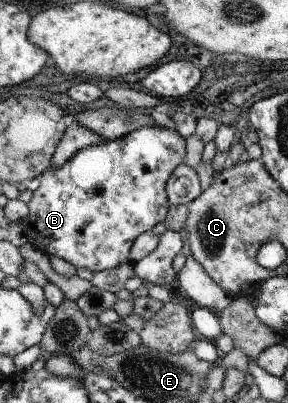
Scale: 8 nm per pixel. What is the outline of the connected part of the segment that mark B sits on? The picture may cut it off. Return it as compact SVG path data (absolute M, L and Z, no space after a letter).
M143 126L141 129L132 131L124 138L113 141L102 141L100 144L92 145L77 152L63 167L53 170L47 169L42 173L39 187L33 192L31 200L28 202L29 218L21 224L30 243L37 249L42 250L47 256L55 256L72 263L76 268L87 267L93 272L102 272L125 262L130 261L131 246L139 235L151 232L151 229L160 221L166 218L170 208L168 195L166 194L166 183L171 174L184 163L186 156L186 139L172 128L161 128L159 126Z

